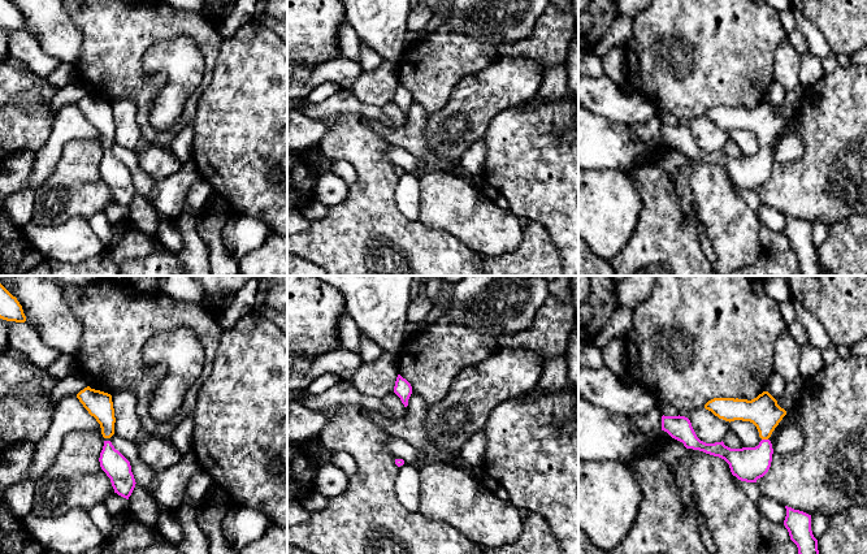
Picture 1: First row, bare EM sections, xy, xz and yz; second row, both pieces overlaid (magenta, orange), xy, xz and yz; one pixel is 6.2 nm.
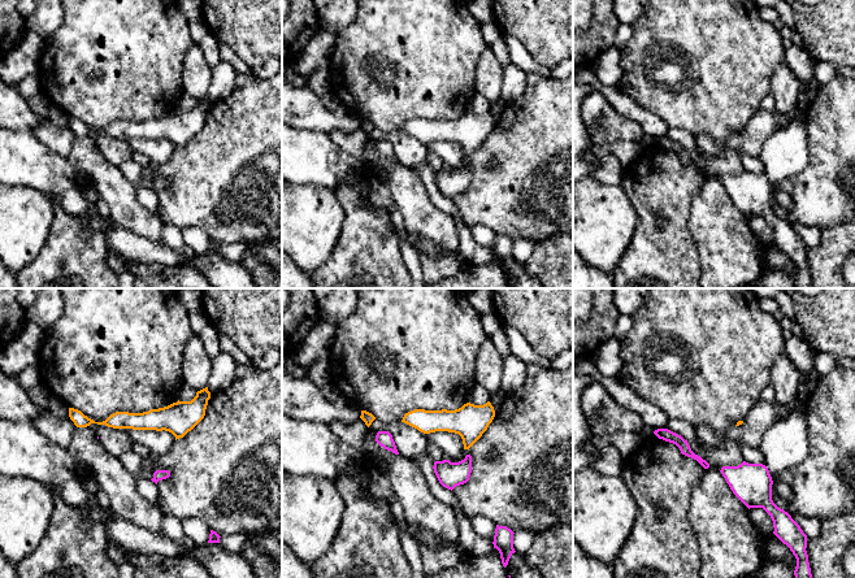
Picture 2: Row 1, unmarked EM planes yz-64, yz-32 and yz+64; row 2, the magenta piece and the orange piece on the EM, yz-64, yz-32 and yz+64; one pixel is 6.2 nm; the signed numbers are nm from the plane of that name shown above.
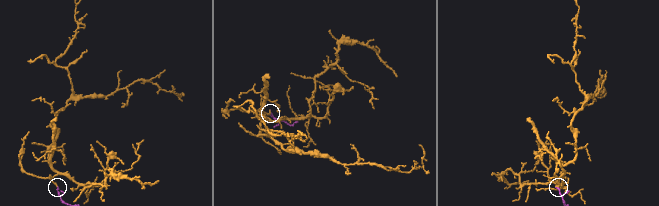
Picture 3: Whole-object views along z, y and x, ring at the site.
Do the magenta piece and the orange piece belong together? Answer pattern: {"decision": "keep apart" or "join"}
{"decision": "join"}

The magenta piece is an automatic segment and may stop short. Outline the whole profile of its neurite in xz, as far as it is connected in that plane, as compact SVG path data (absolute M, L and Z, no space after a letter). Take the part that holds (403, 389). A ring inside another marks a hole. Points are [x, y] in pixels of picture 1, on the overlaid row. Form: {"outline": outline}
{"outline": "M398 375L398 377L396 377L395 386L394 386L394 393L400 398L404 407L407 407L408 406L408 399L412 394L412 386L400 375Z"}

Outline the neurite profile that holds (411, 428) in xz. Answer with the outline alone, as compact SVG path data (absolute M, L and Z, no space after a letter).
M412 393L408 399L407 414L402 420L389 420L377 411L369 411L369 417L389 436L400 437L416 449L422 450L429 460L451 464L472 475L473 467L465 464L460 456L452 456L441 451L429 440L425 429L426 410L428 404L424 398Z

